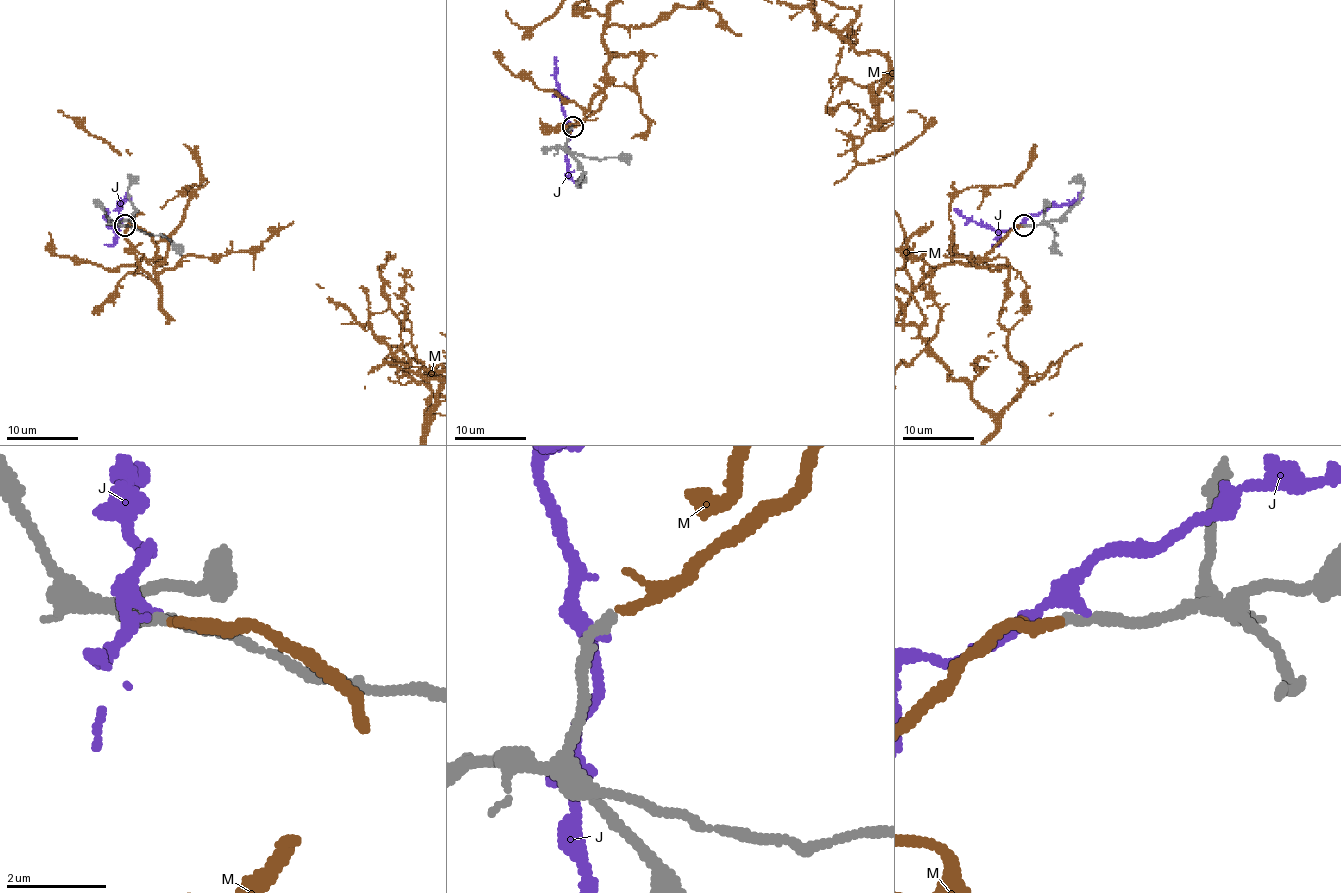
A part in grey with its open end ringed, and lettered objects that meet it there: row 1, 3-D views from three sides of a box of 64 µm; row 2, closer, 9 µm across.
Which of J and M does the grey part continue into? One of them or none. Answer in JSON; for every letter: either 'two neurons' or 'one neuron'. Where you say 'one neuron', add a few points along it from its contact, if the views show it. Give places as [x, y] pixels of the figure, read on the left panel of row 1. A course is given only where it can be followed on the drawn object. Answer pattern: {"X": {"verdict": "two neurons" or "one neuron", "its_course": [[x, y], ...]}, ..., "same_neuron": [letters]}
{"J": {"verdict": "two neurons"}, "M": {"verdict": "one neuron"}, "same_neuron": ["M"]}

